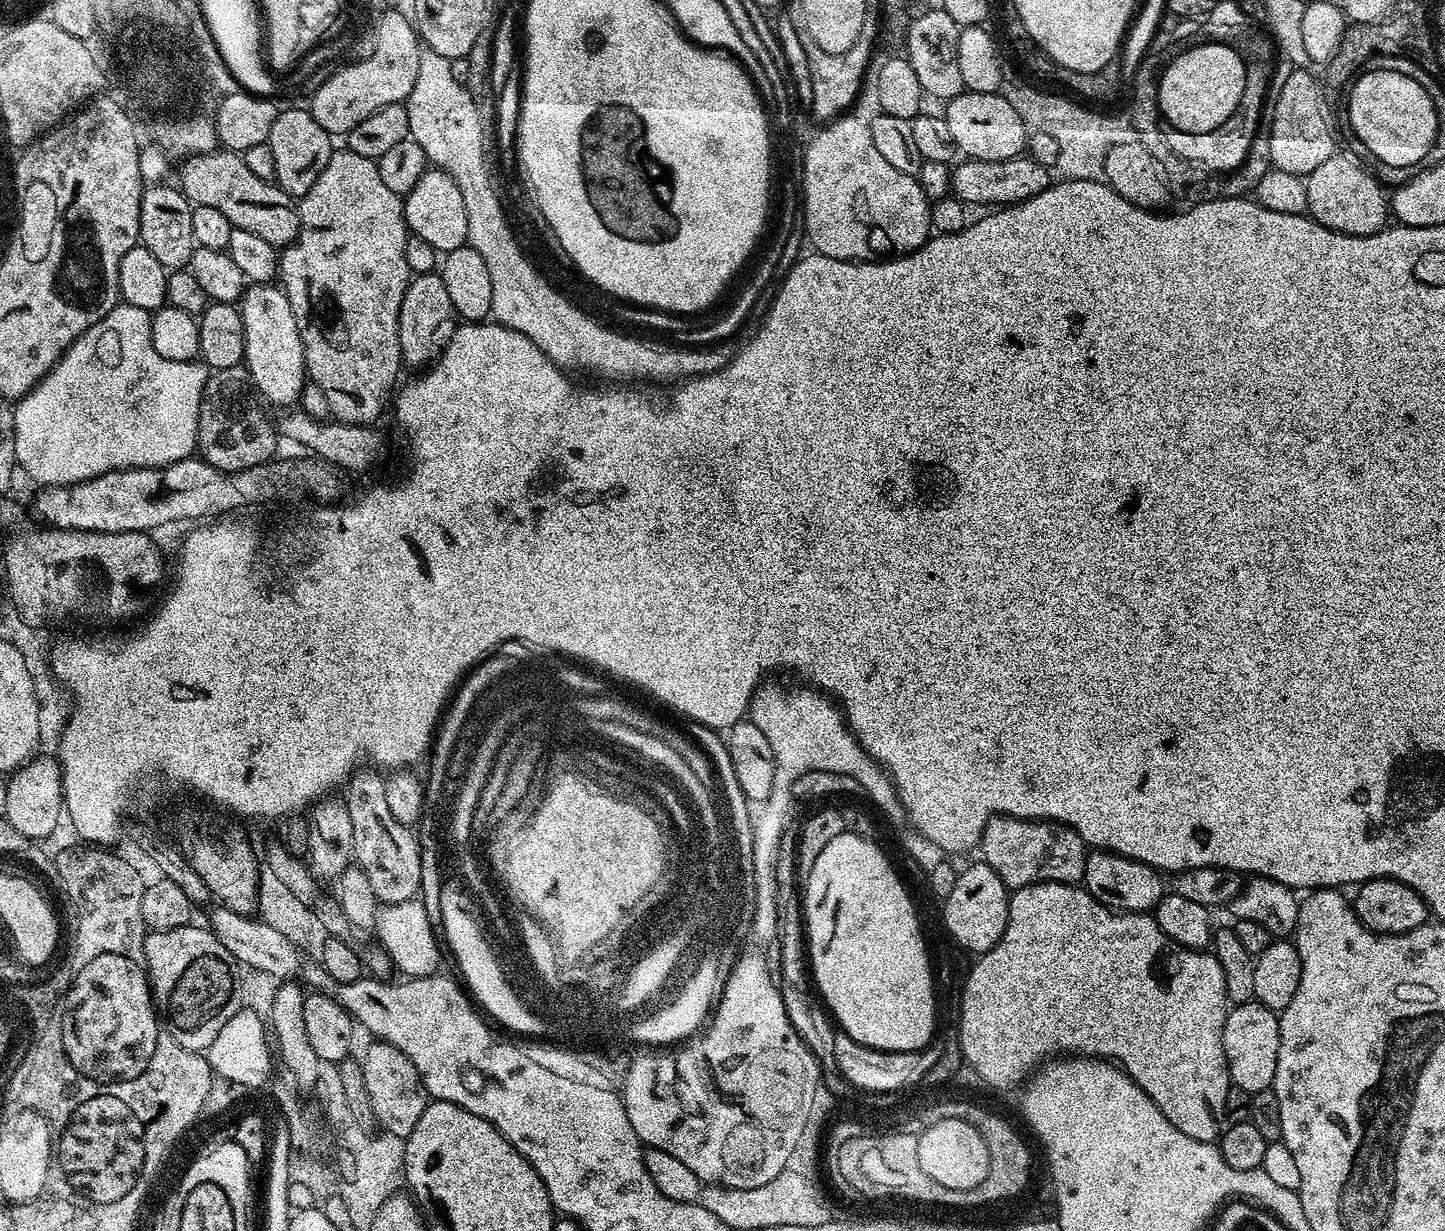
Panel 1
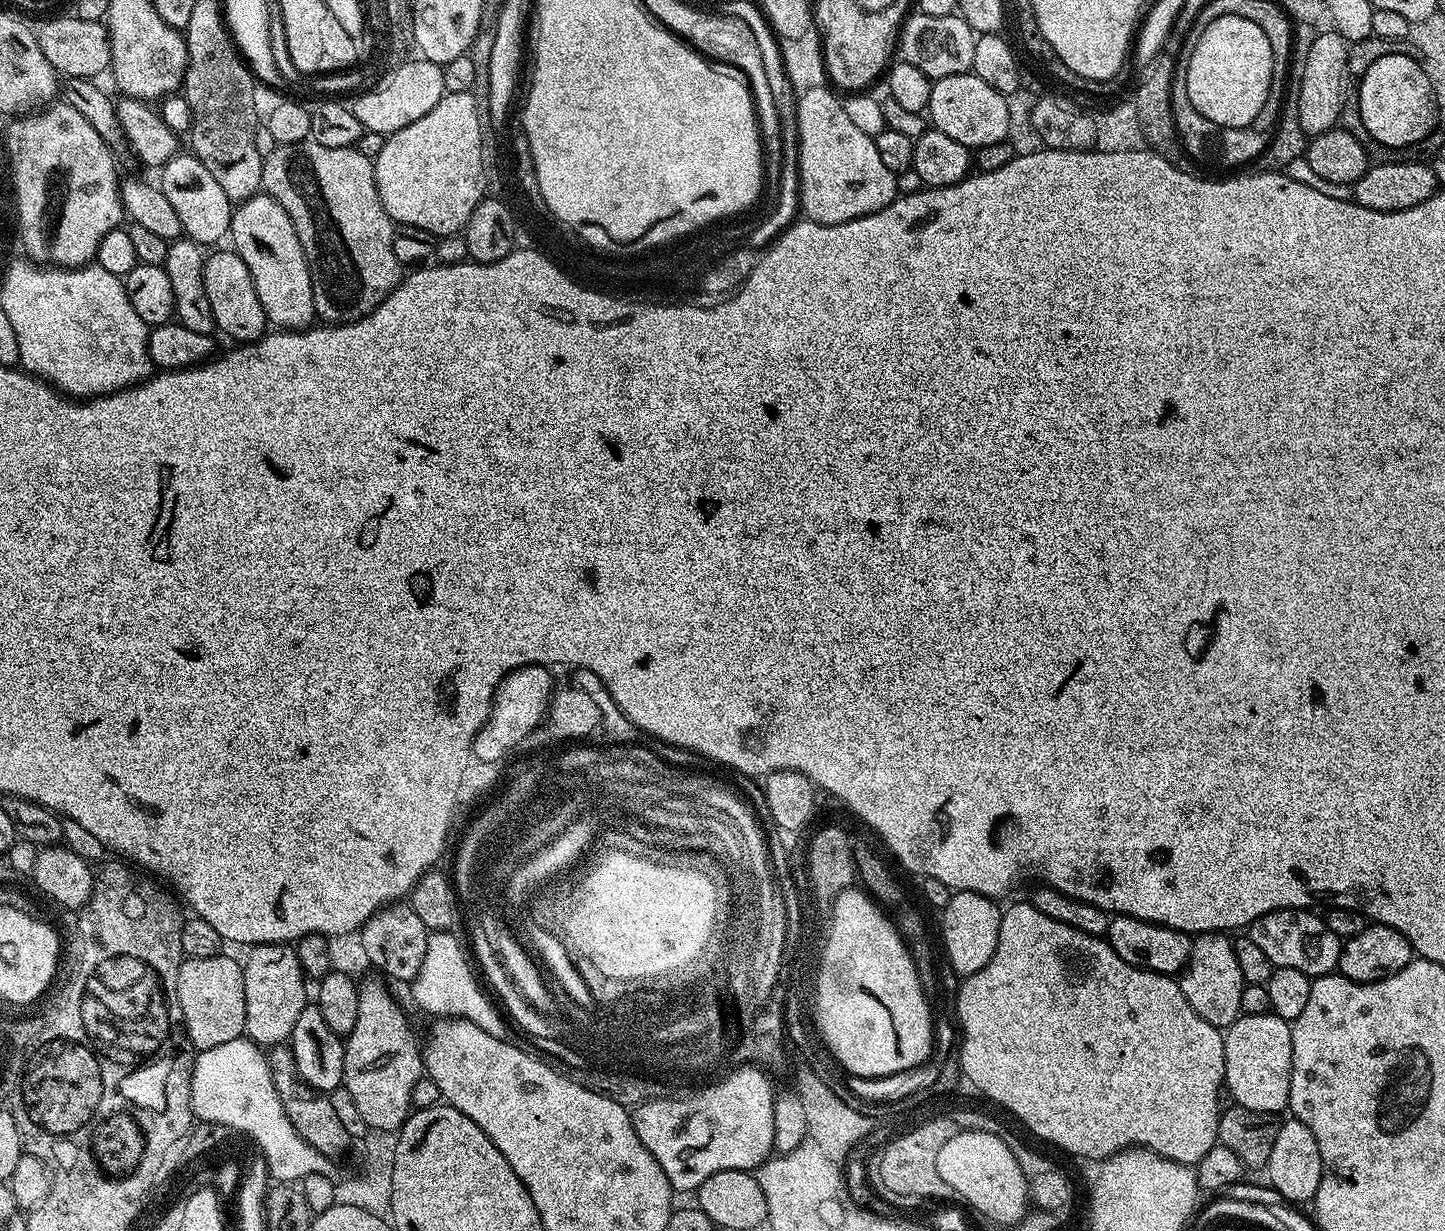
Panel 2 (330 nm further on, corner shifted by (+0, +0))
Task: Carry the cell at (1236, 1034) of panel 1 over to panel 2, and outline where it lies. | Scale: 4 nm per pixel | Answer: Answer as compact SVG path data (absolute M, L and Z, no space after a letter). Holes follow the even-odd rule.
M1263 1012L1257 1016L1241 1015L1224 1032L1224 1084L1232 1100L1246 1110L1283 1113L1288 1108L1290 1098L1290 1078L1292 1077L1292 1026L1282 1018Z

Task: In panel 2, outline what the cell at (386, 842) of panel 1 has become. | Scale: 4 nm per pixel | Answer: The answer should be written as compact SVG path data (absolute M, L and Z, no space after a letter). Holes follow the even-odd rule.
M393 902L385 904L364 923L358 933L358 939L365 958L381 972L381 977L393 976L396 980L410 982L422 968L429 935L430 930L424 925L422 918L414 914L411 903Z

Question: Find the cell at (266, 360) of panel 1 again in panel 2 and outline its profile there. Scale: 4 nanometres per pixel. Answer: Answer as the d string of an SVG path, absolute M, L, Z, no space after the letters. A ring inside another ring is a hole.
M235 250L216 252L204 261L204 285L206 298L210 298L210 310L214 310L214 322L219 331L224 331L232 342L251 342L260 339L266 332L262 305L255 294L250 271Z

